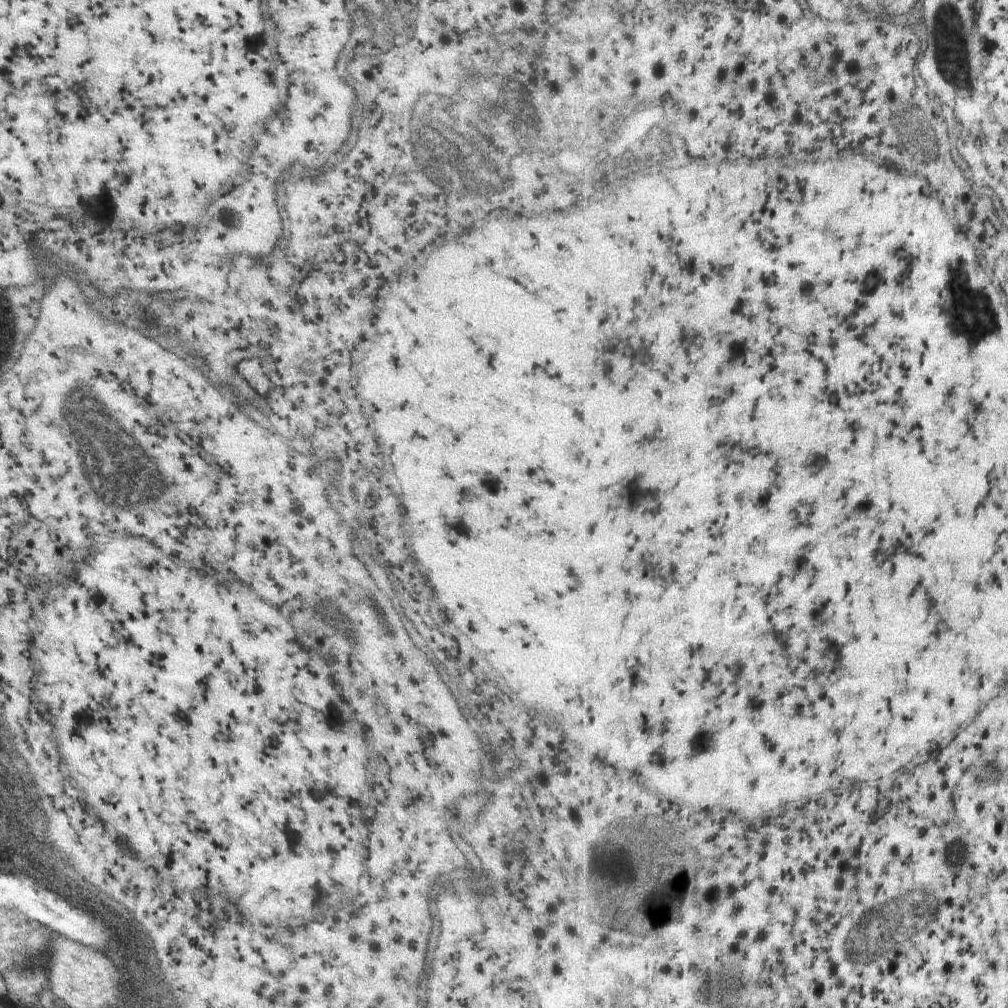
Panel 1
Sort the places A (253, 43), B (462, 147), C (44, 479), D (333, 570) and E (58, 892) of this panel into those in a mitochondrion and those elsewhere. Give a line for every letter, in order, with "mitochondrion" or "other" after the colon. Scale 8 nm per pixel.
A: other
B: mitochondrion
C: other
D: mitochondrion
E: other

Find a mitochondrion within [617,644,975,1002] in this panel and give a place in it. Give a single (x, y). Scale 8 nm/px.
(960, 850)

